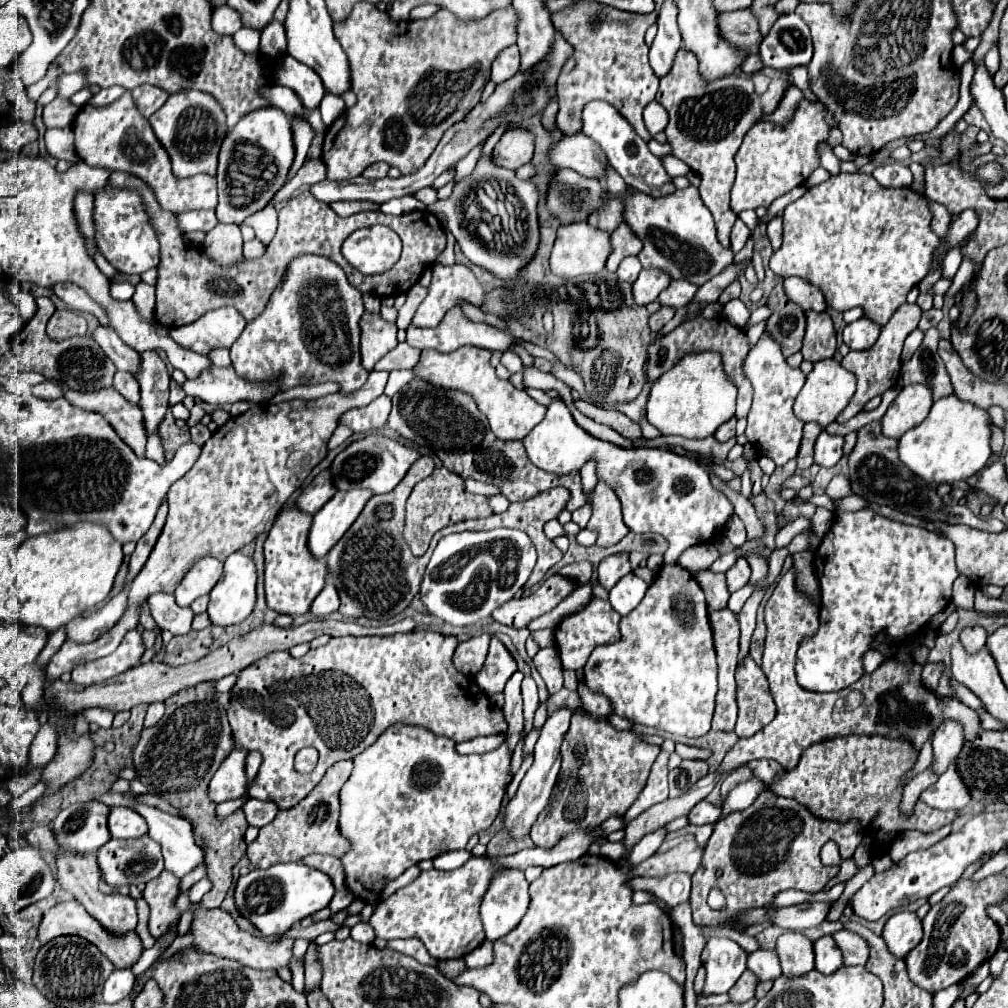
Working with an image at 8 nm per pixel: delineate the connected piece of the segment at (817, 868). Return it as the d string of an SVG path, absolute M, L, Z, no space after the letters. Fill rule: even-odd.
M771 789L761 791L747 809L723 815L723 819L715 823L715 831L705 847L703 865L693 875L693 921L698 926L723 927L726 926L725 921L730 920L733 921L731 928L742 931L743 927L735 923L737 911L769 907L769 899L783 889L801 889L807 893L821 891L839 873L839 865L825 867L819 859L821 847L829 839L837 841L841 859L847 859L853 857L861 843L863 829L859 829L859 821L821 821L795 799L783 799L771 793ZM717 869L723 871L721 877L715 877ZM713 887L717 887L727 899L724 911L714 911L707 905L707 897Z

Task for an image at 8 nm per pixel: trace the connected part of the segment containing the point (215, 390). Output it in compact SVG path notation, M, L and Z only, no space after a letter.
M213 365L197 379L187 379L183 383L183 391L191 397L199 397L211 403L213 407L219 407L237 401L267 401L277 393L277 385L253 385L239 377L233 367L219 369Z

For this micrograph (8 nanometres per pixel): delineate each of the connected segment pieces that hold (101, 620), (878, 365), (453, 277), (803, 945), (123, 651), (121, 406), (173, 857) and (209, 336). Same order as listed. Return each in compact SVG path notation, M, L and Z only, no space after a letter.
M127 589L119 595L115 595L103 609L95 611L89 617L77 617L75 621L69 621L65 627L67 639L75 643L91 643L97 637L101 637L109 627L115 625L115 621L123 615L127 607Z
M903 303L895 313L893 317L889 319L887 325L881 327L881 335L877 339L877 343L867 349L867 351L849 351L841 365L855 373L857 377L857 391L855 395L851 397L849 405L843 409L843 413L839 413L837 417L837 423L845 423L849 421L851 417L855 417L859 411L863 411L863 407L877 395L883 395L887 389L891 389L897 379L899 379L899 367L901 367L901 349L903 349L903 341L905 337L917 329L917 323L919 323L919 317L921 317L921 307L917 303Z
M435 263L429 293L417 307L411 323L417 327L435 327L441 323L445 311L459 301L469 301L479 307L483 303L483 293L483 287L467 265Z
M785 931L775 945L785 977L797 977L813 969L813 941L799 931Z
M129 631L112 654L73 669L71 680L84 687L107 681L131 667L137 667L141 653L143 653L141 635L137 631Z
M68 389L64 396L71 405L101 413L117 431L117 435L135 451L137 457L145 457L147 433L143 429L143 415L139 405L127 401L119 391L99 389L97 393L81 393Z
M103 793L97 797L99 801L103 801L105 805L123 805L123 807L131 807L135 809L139 815L145 817L147 825L149 825L149 837L153 841L159 841L161 849L163 849L163 857L165 857L165 869L171 871L175 877L185 877L189 871L193 871L195 867L199 867L203 863L203 851L201 847L195 843L193 839L193 833L191 833L191 825L181 819L181 817L175 817L175 815L169 815L169 813L163 813L161 809L157 807L147 807L147 805L141 805L141 803L133 803L127 795L123 793Z
M221 307L205 313L191 325L171 329L171 339L181 347L191 349L199 355L207 355L213 349L229 349L233 341L245 329L245 319L235 307Z

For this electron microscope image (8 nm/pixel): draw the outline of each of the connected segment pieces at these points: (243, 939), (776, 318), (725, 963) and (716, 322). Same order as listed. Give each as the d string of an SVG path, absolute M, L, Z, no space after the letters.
M188 891L182 892L177 897L177 909L179 913L183 915L185 911L191 911L193 913L193 921L191 921L191 933L193 933L193 943L191 947L193 949L201 949L205 953L213 953L213 955L219 955L219 957L229 957L229 959L235 959L251 969L273 969L273 971L279 971L283 967L289 967L289 961L293 959L293 953L291 953L291 943L289 939L281 939L281 941L265 941L265 939L255 939L253 935L241 931L233 917L221 909L205 909L201 907L199 903L191 903L187 899Z
M781 283L771 291L765 305L771 309L765 327L767 335L779 341L785 357L797 353L805 333L805 311L785 297Z
M707 939L701 953L703 965L707 963L707 981L703 993L727 993L747 969L747 957L749 953L731 939Z
M715 317L715 319L693 319L693 321L687 321L683 325L679 325L675 331L667 333L667 335L655 335L651 345L647 347L647 363L645 363L645 379L649 383L653 383L657 377L661 377L665 371L669 371L675 363L679 363L685 355L689 353L703 353L703 351L717 351L721 355L721 361L723 361L723 369L727 373L727 377L737 385L737 411L735 411L735 417L741 419L749 413L749 407L751 407L751 399L753 399L753 393L751 393L751 385L749 381L743 377L741 373L741 365L743 365L743 359L745 355L749 353L749 345L747 345L747 335L731 325L725 317Z

